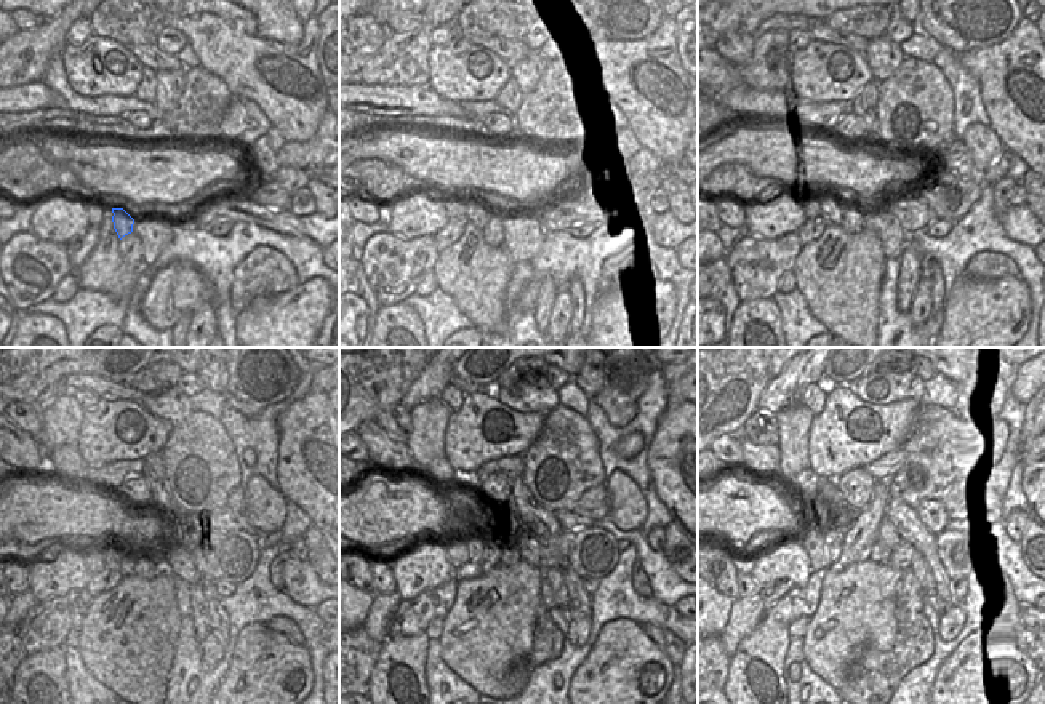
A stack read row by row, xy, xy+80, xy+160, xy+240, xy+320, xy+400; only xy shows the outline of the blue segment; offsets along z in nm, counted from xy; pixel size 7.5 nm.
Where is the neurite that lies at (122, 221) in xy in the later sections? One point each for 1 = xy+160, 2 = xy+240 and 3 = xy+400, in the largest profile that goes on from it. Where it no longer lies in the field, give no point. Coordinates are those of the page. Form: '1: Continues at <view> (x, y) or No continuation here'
1: Continues at xy+160 (832, 205)
2: Continues at xy+240 (114, 556)
3: Continues at xy+400 (832, 538)

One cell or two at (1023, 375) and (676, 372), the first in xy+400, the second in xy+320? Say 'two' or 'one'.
one

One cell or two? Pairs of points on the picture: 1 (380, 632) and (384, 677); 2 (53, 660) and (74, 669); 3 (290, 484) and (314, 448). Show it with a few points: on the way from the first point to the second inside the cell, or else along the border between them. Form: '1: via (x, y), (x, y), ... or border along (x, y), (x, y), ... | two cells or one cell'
1: border along (391, 634), (383, 644) | two cells
2: border along (64, 647), (66, 684), (69, 687) | two cells
3: via (298, 476), (314, 456) | one cell

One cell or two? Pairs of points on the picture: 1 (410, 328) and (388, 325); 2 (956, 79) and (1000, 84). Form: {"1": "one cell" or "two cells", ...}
{"1": "one cell", "2": "two cells"}

